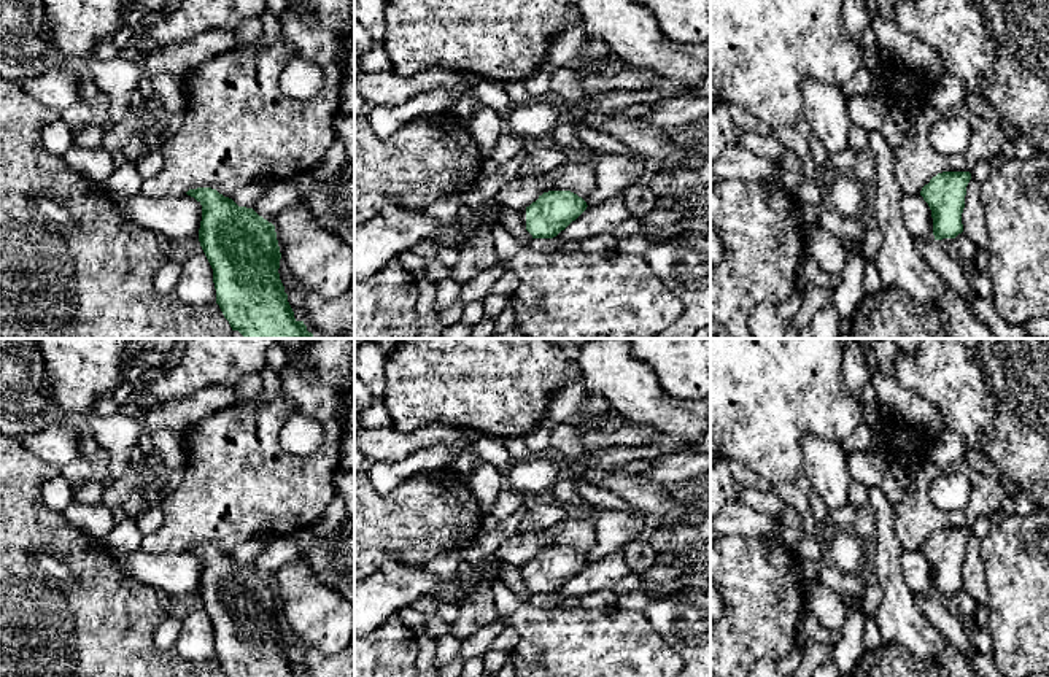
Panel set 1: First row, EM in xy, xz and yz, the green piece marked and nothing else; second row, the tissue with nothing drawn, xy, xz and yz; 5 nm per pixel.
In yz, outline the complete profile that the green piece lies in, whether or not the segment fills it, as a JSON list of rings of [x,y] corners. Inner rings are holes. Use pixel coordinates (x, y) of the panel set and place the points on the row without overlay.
[[[943,528],[922,544],[920,551],[931,566],[935,596],[955,594],[963,588],[962,569],[970,536],[970,528]]]

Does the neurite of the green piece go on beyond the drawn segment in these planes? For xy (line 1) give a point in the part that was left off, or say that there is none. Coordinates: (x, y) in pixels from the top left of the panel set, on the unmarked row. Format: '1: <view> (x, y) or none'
1: none

